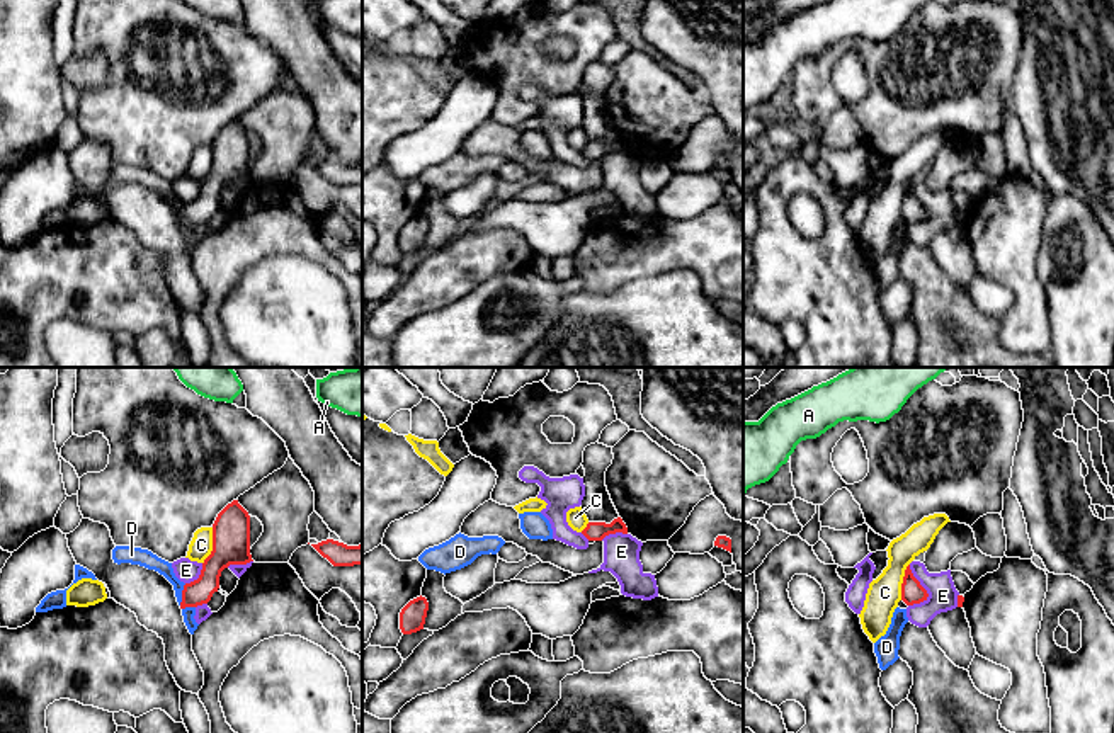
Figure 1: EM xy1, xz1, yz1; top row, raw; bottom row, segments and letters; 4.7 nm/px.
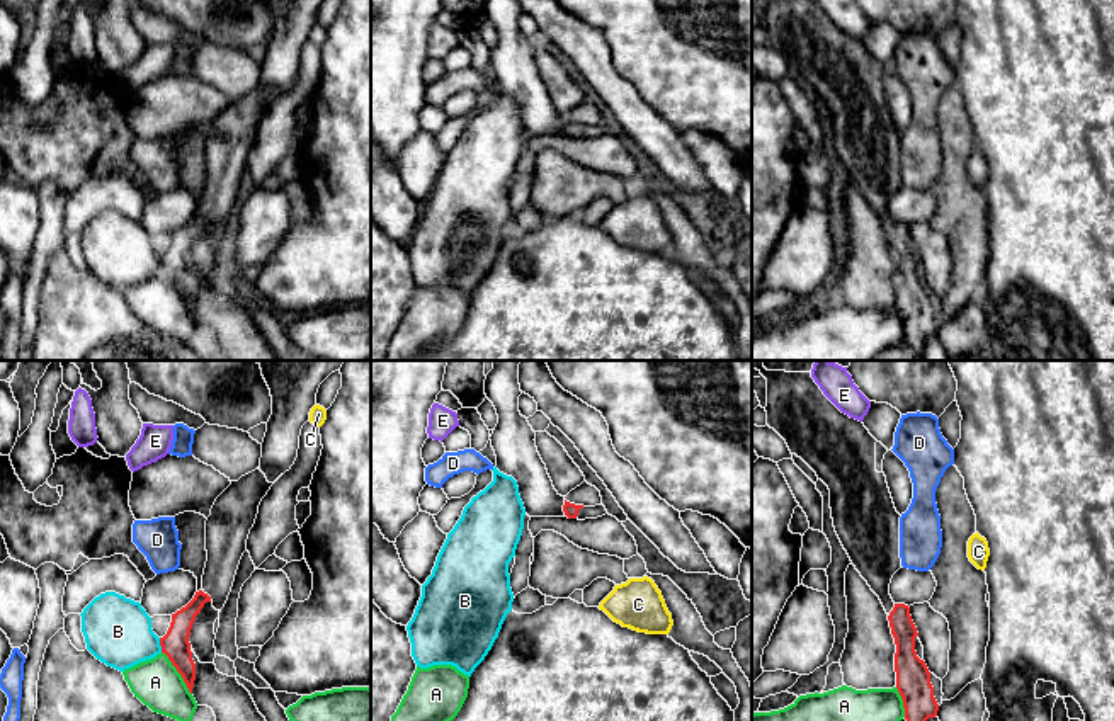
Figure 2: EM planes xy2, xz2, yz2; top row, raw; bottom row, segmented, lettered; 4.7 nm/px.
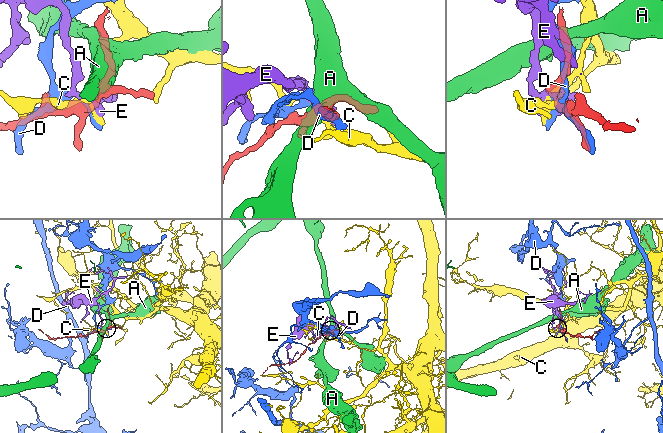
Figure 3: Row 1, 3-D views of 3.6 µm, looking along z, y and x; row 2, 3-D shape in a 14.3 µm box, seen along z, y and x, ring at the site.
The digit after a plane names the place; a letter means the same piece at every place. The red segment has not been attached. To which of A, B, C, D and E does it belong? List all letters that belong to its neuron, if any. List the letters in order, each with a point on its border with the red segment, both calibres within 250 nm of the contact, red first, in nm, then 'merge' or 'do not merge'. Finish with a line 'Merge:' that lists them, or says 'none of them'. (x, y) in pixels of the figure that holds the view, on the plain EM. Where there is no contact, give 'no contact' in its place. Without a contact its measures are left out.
A: meets red in xy2 at (179, 291); 130 nm thick on the red side, 220 nm on the other; do not merge
B: meets red in xy2 at (160, 264); 130 nm thick on the red side, 320 nm on the other; do not merge
C: meets red in xy1 at (213, 165); 180 nm thick on the red side, 110 nm on the other; do not merge
D: meets red in xy1 at (182, 213); 120 nm thick on the red side, 80 nm on the other; do not merge
E: meets red in yz1 at (924, 208); 110 nm thick on the red side, 140 nm on the other; do not merge
Merge: none of them

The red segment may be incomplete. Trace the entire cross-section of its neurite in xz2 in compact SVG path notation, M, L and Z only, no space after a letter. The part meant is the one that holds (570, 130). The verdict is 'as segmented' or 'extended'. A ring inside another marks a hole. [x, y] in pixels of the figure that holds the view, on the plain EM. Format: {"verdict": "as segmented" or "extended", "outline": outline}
{"verdict": "extended", "outline": "M566 119L563 124L563 131L568 138L578 138L578 139L597 138L607 133L602 122L595 126L583 126L583 124L570 122Z"}

